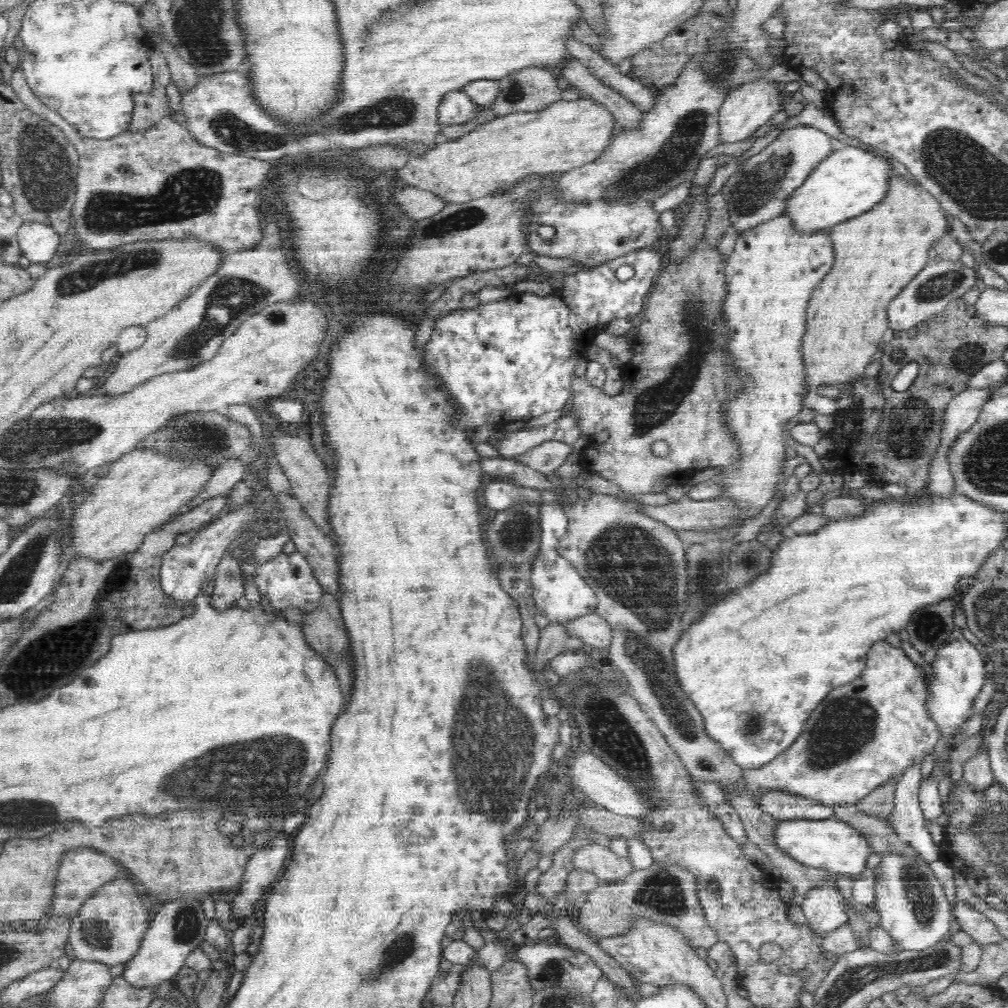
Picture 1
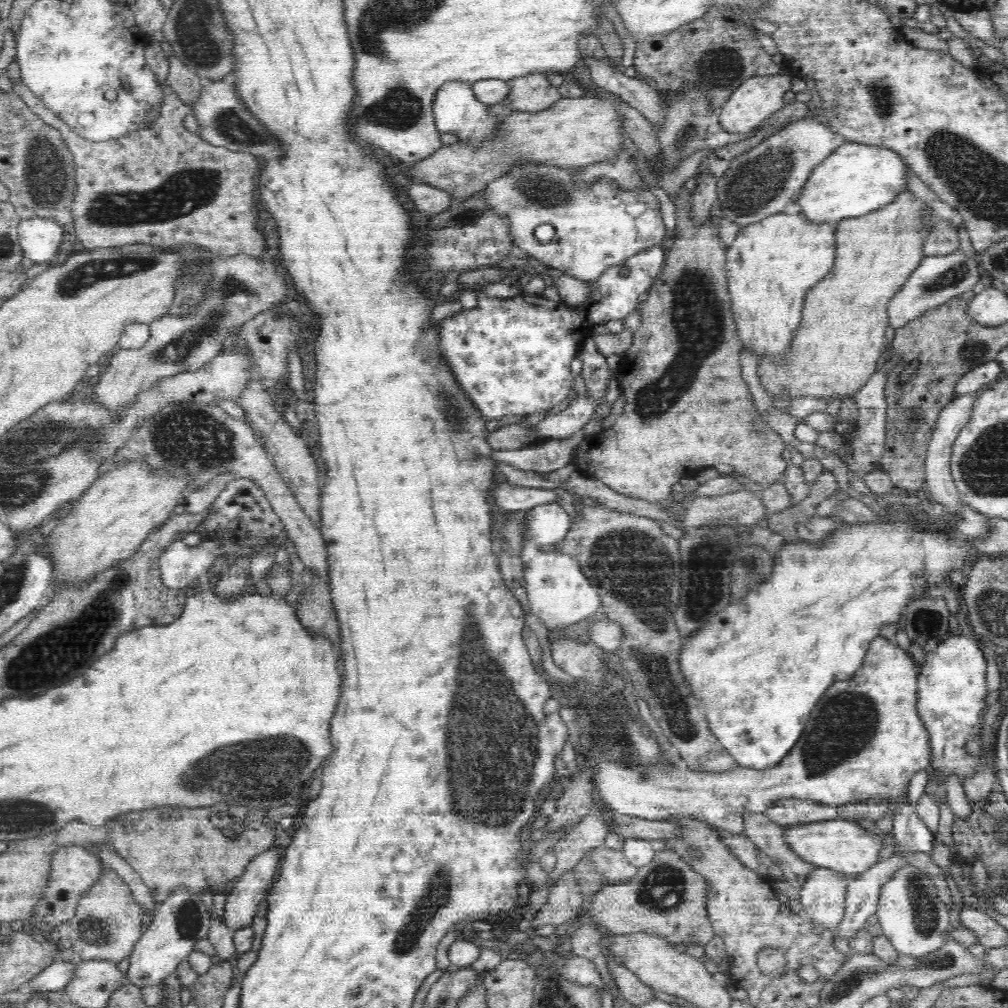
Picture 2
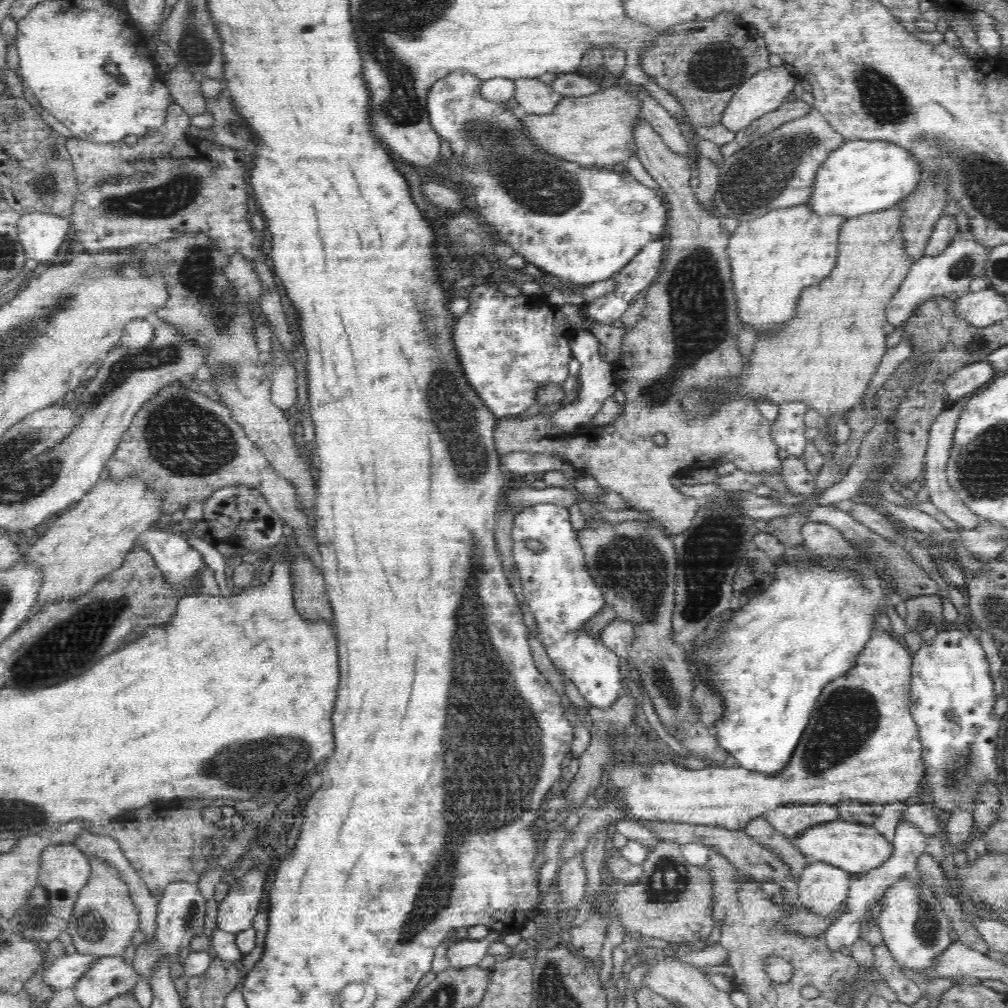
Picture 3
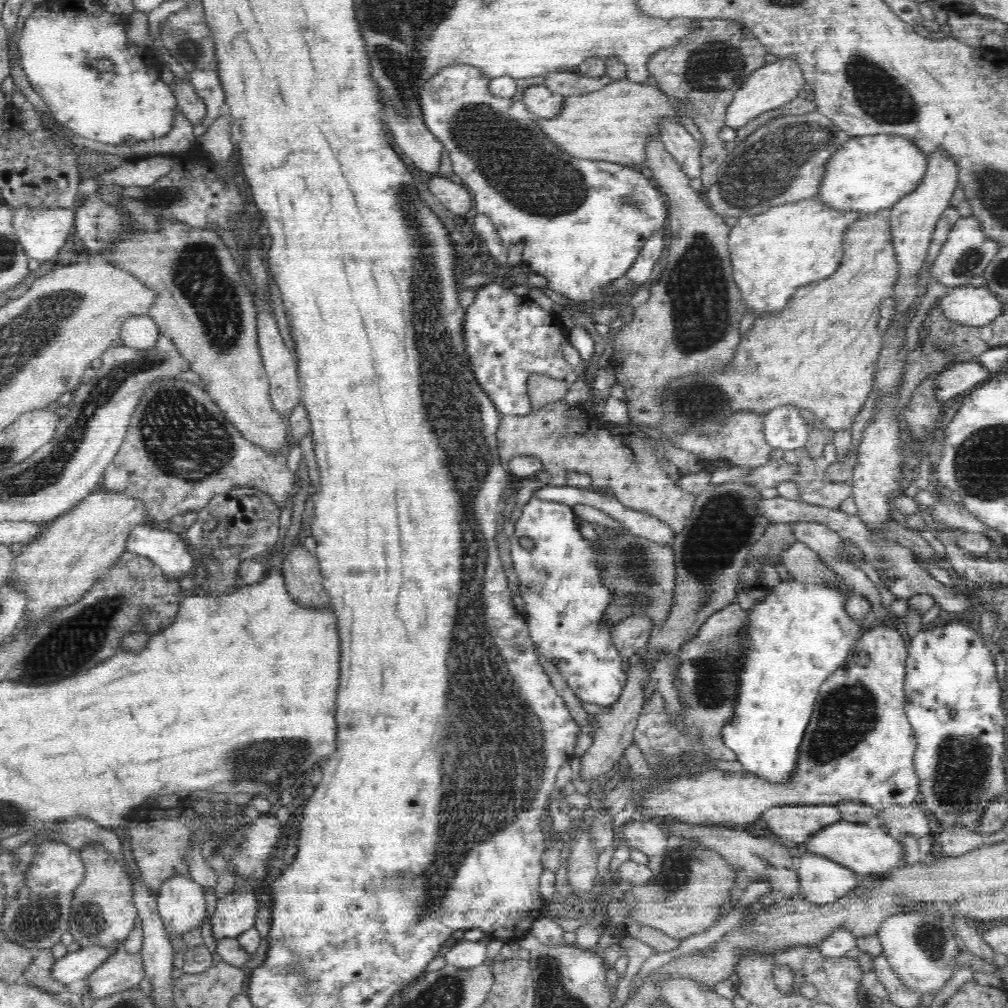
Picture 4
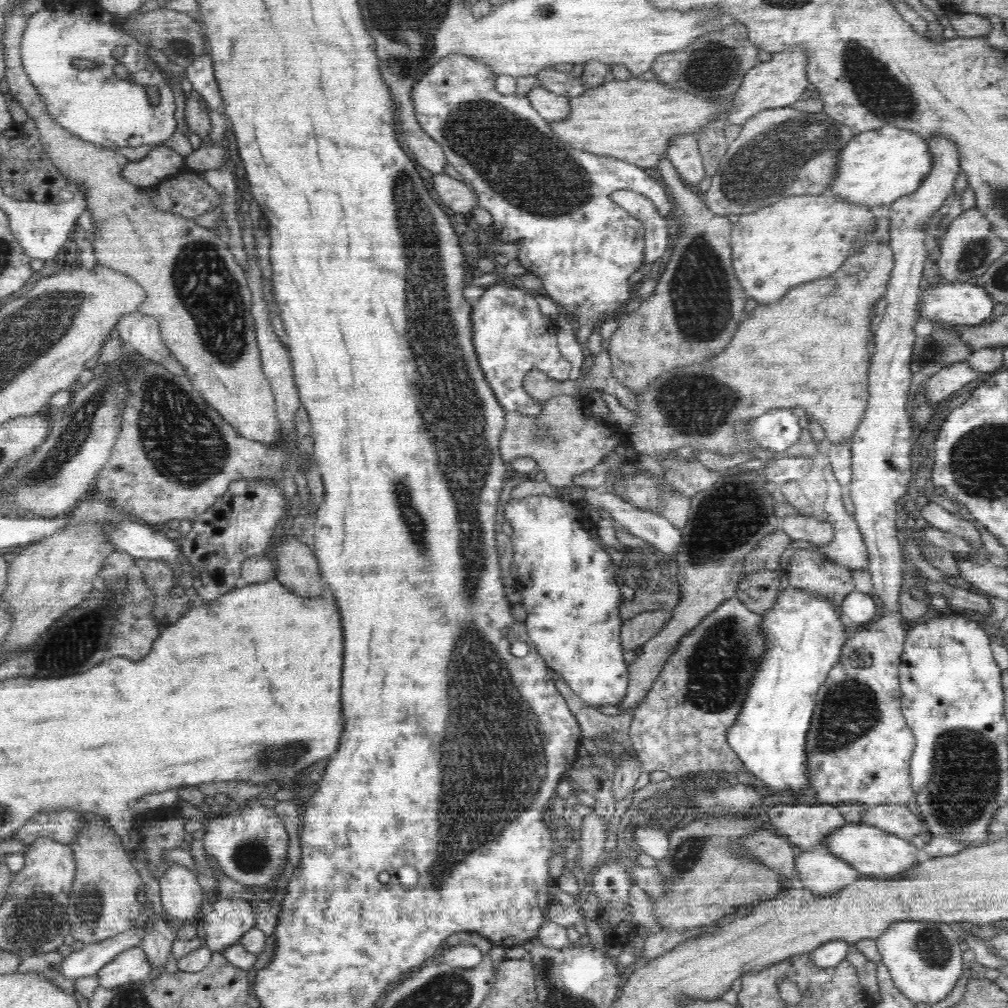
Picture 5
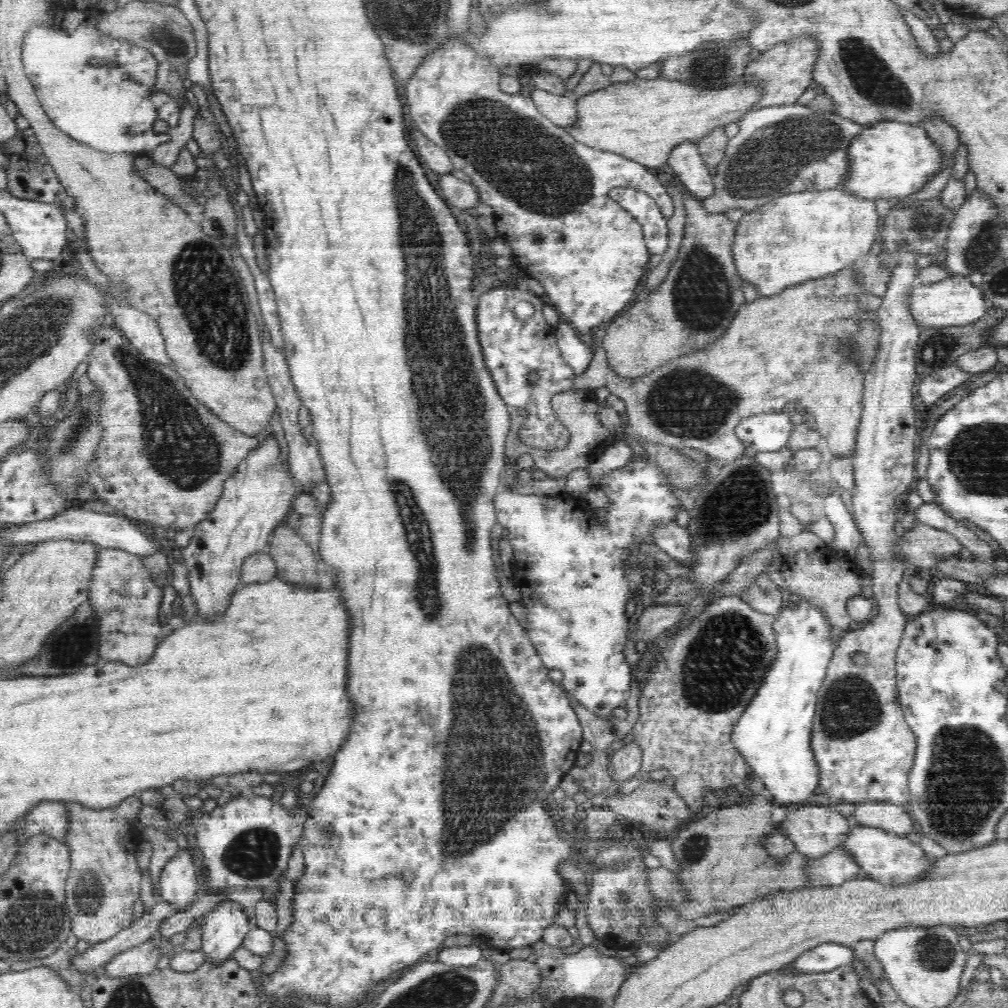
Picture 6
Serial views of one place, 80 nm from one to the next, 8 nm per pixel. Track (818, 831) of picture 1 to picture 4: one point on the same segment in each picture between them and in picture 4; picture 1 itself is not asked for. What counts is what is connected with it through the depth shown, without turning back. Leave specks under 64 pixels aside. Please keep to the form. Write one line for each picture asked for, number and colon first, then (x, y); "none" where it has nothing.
2: (842, 845)
3: (857, 848)
4: (864, 848)

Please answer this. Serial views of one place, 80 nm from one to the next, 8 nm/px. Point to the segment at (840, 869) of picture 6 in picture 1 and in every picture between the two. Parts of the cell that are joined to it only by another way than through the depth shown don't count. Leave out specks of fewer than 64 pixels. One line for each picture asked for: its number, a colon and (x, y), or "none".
1: (824, 908)
2: (823, 896)
3: (823, 888)
4: (822, 881)
5: (823, 874)

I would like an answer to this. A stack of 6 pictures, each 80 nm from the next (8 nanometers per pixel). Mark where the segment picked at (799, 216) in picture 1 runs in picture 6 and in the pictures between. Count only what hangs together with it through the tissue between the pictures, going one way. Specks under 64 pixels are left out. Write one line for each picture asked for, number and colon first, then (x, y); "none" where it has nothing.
2: (856, 179)
3: (862, 176)
4: (867, 173)
5: (877, 167)
6: (891, 158)

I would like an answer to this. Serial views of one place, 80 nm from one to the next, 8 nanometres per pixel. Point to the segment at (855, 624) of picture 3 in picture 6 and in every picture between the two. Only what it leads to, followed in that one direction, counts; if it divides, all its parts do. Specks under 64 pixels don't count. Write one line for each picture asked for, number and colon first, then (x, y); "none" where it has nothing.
4: (802, 632)
5: (804, 633)
6: (774, 735)

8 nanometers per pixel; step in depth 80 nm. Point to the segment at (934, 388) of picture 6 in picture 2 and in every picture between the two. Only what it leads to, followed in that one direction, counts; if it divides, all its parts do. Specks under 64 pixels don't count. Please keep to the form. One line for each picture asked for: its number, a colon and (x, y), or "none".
2: (977, 378)
3: (965, 381)
4: (962, 376)
5: (938, 388)

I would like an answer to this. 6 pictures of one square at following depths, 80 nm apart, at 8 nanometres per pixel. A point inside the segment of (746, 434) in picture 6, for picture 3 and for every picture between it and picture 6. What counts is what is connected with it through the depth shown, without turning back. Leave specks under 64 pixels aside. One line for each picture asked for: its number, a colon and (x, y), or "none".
3: (788, 432)
4: (783, 427)
5: (778, 429)

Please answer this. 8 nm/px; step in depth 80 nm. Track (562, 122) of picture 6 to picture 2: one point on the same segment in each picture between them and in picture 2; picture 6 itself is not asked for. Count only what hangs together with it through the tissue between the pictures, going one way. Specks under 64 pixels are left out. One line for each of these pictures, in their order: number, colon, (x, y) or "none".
2: (533, 93)
3: (537, 98)
4: (545, 104)
5: (551, 107)

